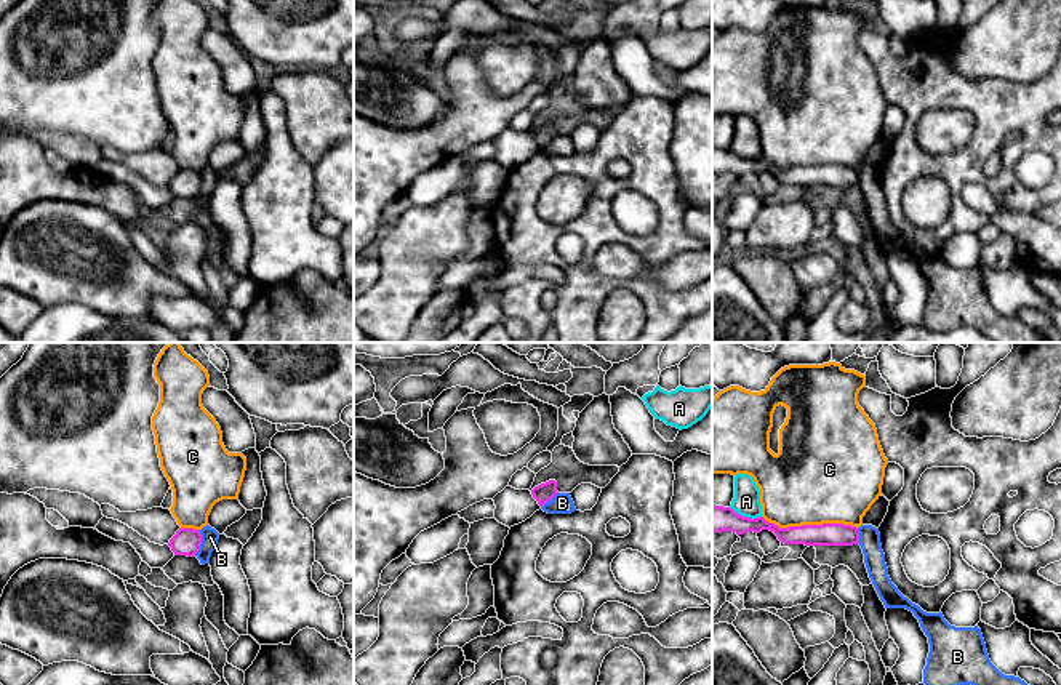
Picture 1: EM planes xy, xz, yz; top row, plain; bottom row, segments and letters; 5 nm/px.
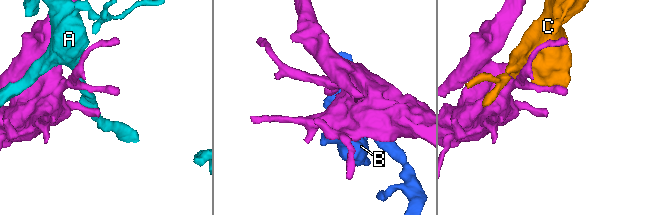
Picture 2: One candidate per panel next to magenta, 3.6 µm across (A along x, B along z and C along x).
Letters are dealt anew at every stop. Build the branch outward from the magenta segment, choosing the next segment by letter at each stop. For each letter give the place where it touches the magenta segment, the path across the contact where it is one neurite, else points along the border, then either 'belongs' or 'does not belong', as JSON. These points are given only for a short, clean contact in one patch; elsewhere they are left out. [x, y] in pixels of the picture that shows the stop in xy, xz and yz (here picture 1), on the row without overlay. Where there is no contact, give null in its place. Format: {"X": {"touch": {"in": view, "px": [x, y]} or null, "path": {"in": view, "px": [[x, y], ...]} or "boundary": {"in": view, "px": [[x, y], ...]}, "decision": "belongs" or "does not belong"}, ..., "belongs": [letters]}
{"A": {"touch": {"in": "yz", "px": [746, 159]}, "decision": "does not belong"}, "B": {"touch": {"in": "xy", "px": [200, 184]}, "boundary": {"in": "xy", "px": [[200, 172], [200, 189], [194, 196]]}, "decision": "does not belong"}, "C": {"touch": {"in": "yz", "px": [810, 167]}, "decision": "does not belong"}, "belongs": []}

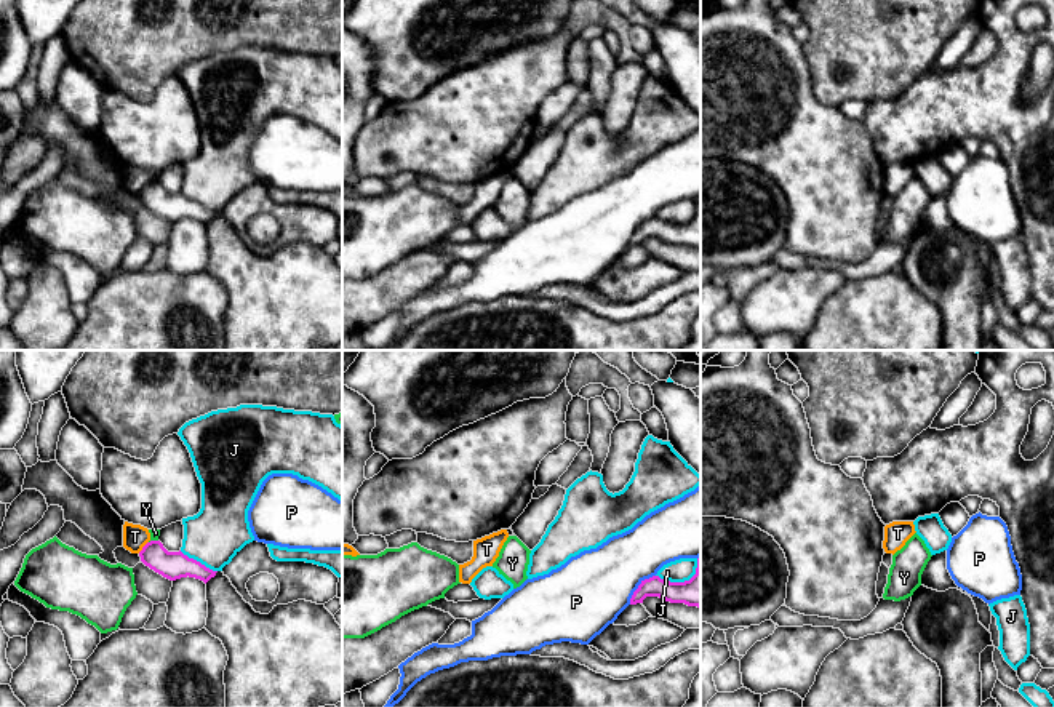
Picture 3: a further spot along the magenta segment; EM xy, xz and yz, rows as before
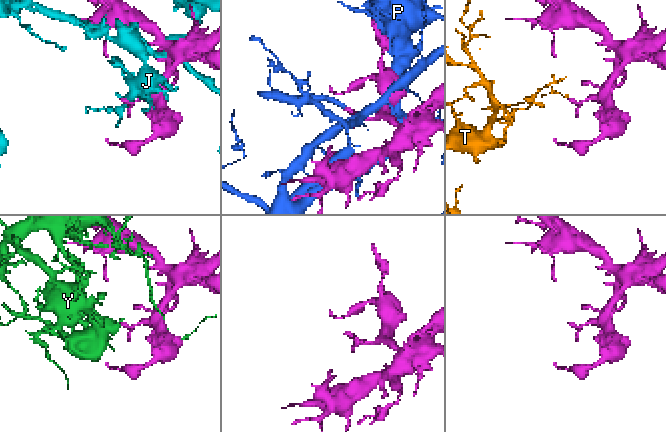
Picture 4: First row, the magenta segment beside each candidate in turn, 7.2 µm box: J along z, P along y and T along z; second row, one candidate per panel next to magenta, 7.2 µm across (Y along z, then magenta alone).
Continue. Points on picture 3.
{"J": {"touch": {"in": "xy", "px": [199, 203]}, "decision": "does not belong"}, "P": {"touch": {"in": "xz", "px": [638, 229]}, "decision": "does not belong"}, "T": {"touch": {"in": "xy", "px": [143, 189]}, "boundary": {"in": "xy", "px": [[147, 183], [138, 194]]}, "decision": "does not belong"}, "Y": {"touch": {"in": "xy", "px": [152, 183]}, "decision": "does not belong"}, "belongs": []}

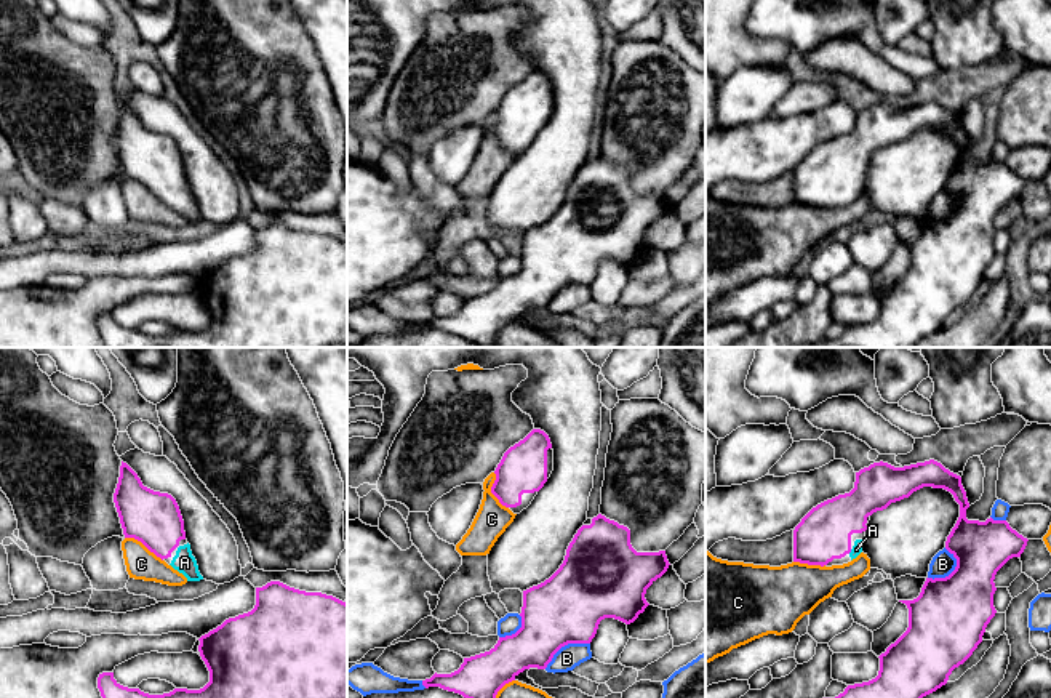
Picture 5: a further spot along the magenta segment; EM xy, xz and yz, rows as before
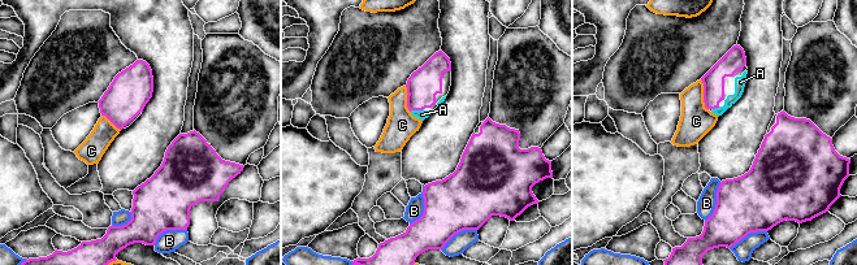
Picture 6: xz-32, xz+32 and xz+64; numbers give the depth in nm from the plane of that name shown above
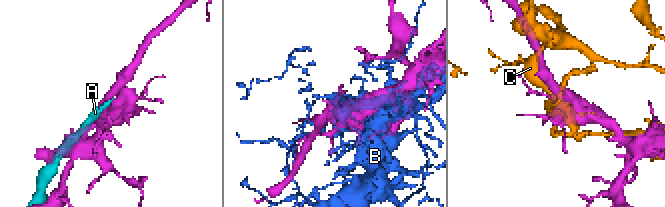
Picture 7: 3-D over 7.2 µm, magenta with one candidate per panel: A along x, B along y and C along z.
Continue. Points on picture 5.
{"A": {"touch": {"in": "yz", "px": [850, 192]}, "decision": "belongs"}, "B": {"touch": {"in": "xz", "px": [565, 285]}, "decision": "does not belong"}, "C": {"touch": {"in": "xz", "px": [491, 133]}, "decision": "does not belong"}, "belongs": ["A"]}

